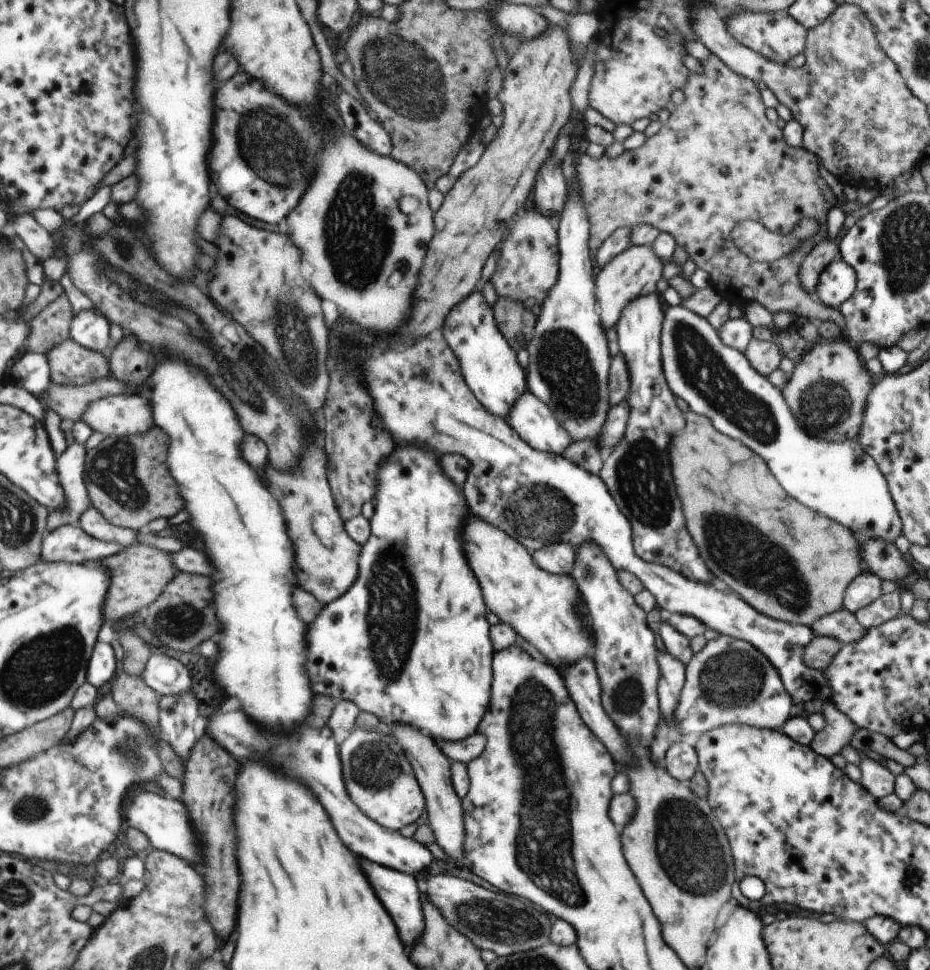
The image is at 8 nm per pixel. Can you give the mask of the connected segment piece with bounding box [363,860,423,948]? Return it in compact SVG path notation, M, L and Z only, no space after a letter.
M363 860L363 868L367 868L367 876L371 876L371 884L375 884L379 900L383 900L383 904L387 904L387 912L395 916L395 924L399 924L399 936L403 936L403 944L411 948L423 932L421 894L417 882L413 880L413 876L399 874L367 860Z

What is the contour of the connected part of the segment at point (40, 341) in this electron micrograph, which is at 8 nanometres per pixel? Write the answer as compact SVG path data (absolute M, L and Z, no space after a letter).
M62 294L34 316L23 352L47 354L69 339L74 319L71 300Z

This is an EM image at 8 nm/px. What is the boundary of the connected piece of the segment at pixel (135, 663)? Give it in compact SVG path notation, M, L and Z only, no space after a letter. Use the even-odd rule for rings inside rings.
M130 628L121 631L118 635L118 641L124 650L123 669L129 674L143 677L147 662L152 656L149 644L146 644Z

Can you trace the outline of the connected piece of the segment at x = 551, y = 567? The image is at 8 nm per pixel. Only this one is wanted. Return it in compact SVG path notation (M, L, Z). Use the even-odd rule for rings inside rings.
M567 542L545 544L543 548L530 553L535 564L545 570L559 575L569 575L573 566L574 549Z

